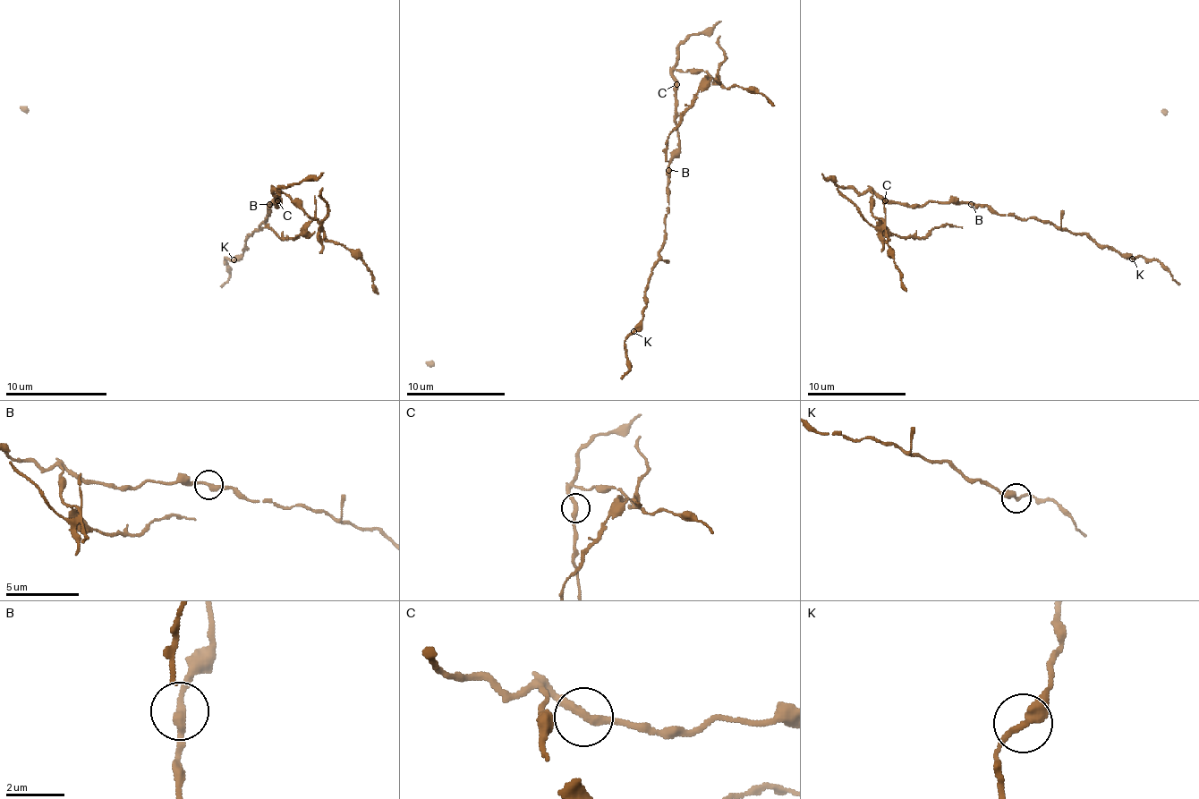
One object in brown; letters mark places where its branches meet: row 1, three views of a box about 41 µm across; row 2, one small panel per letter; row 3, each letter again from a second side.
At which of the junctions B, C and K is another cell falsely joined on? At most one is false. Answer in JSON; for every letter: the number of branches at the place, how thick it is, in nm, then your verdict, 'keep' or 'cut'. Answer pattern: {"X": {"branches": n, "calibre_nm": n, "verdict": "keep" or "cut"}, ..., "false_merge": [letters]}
{"B": {"branches": 2, "calibre_nm": 280, "verdict": "keep"}, "C": {"branches": 2, "calibre_nm": 280, "verdict": "cut"}, "K": {"branches": 2, "calibre_nm": 320, "verdict": "keep"}, "false_merge": ["C"]}

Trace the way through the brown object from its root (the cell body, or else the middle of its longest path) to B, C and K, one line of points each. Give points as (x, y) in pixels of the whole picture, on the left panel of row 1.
B: (261, 225), (269, 216), (269, 204)
C: (261, 225), (269, 216), (269, 204), (279, 201), (276, 204), (276, 201)
K: (261, 225), (249, 234), (243, 252), (233, 259)

